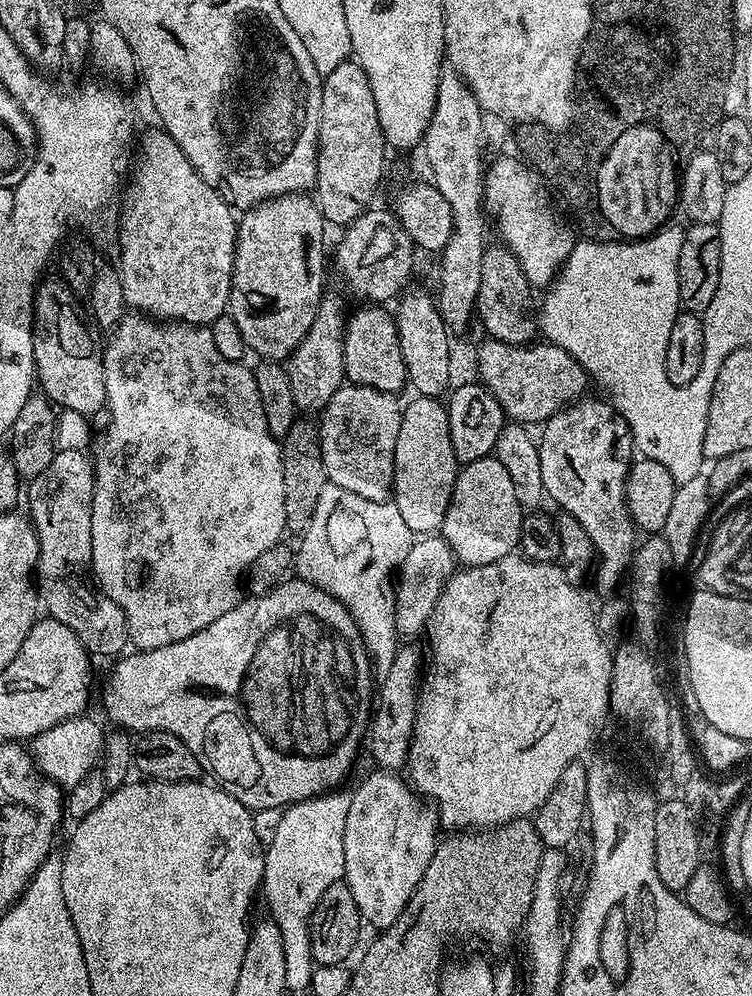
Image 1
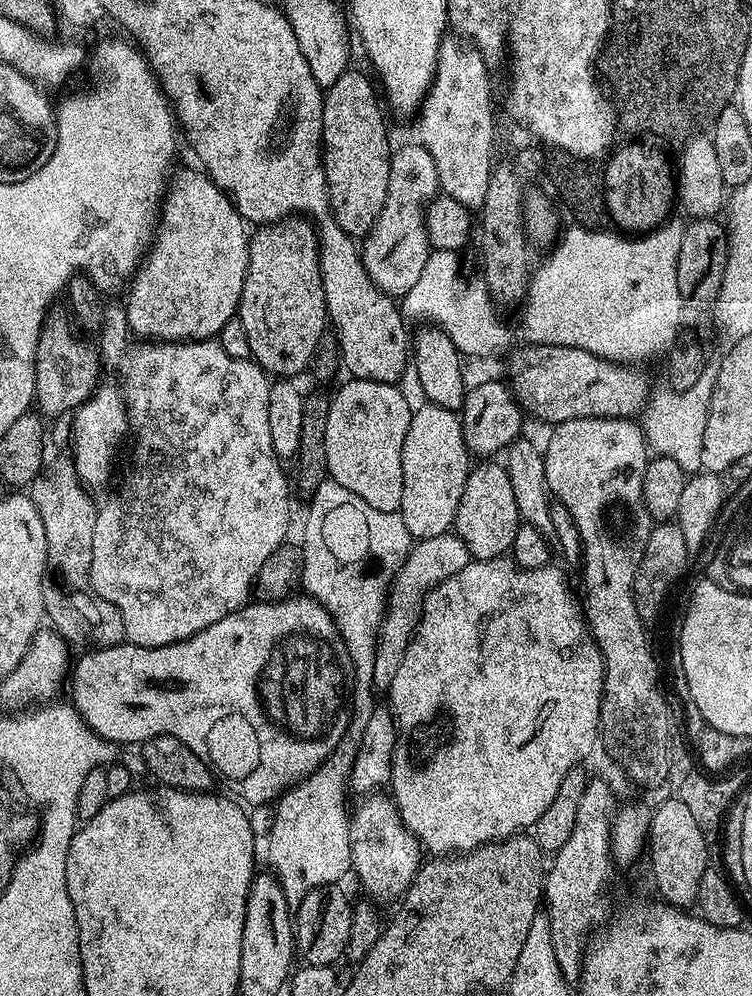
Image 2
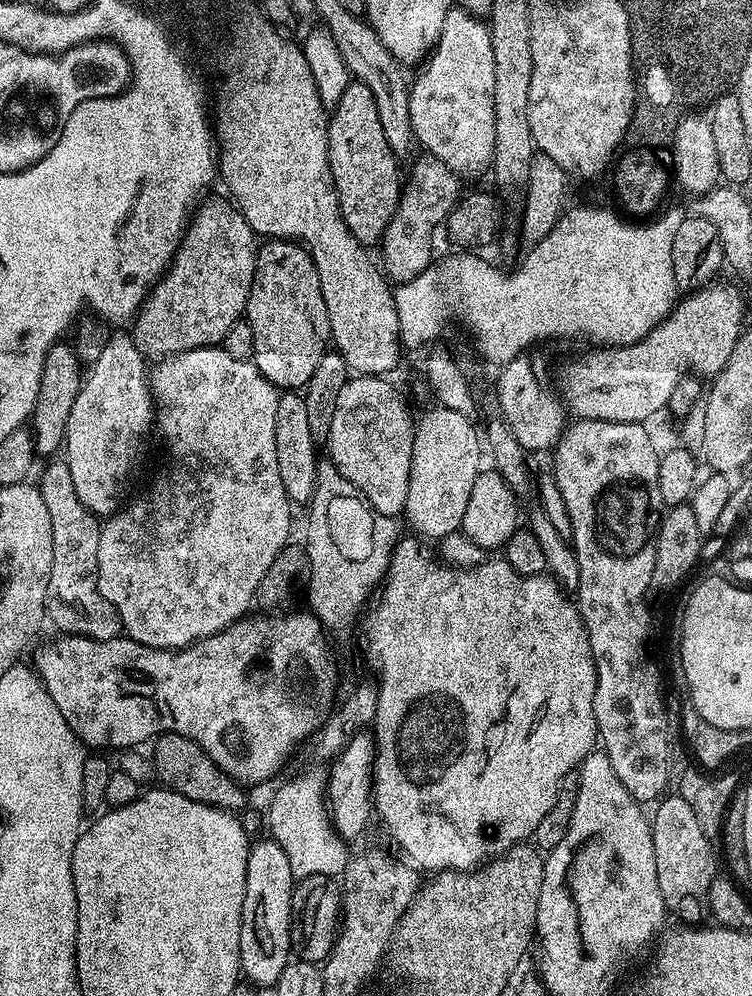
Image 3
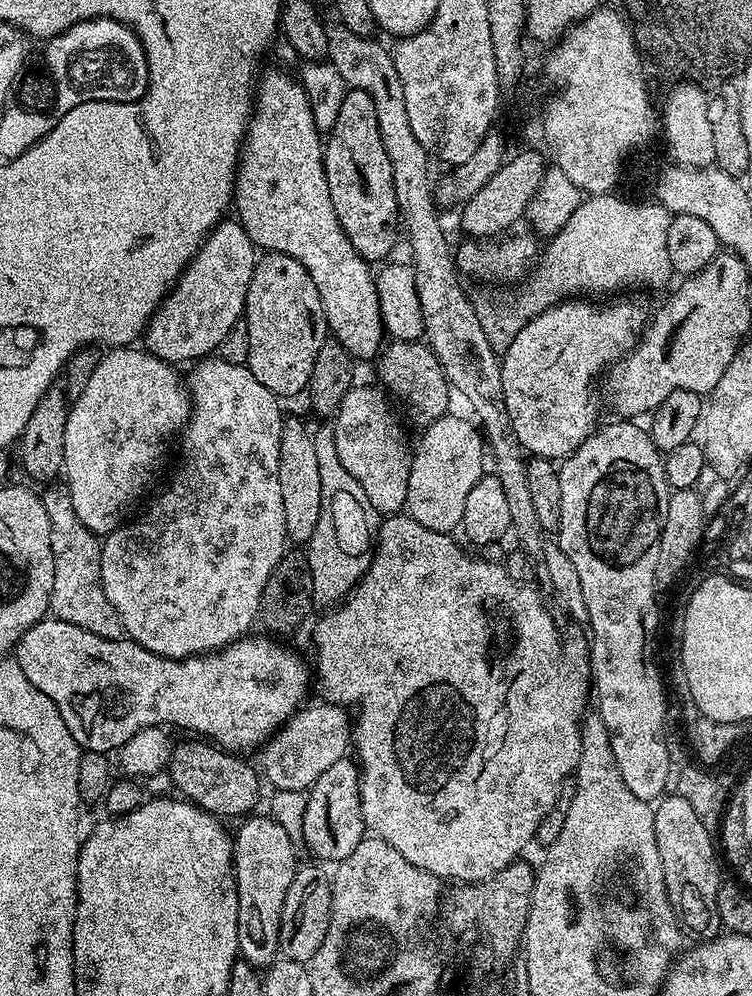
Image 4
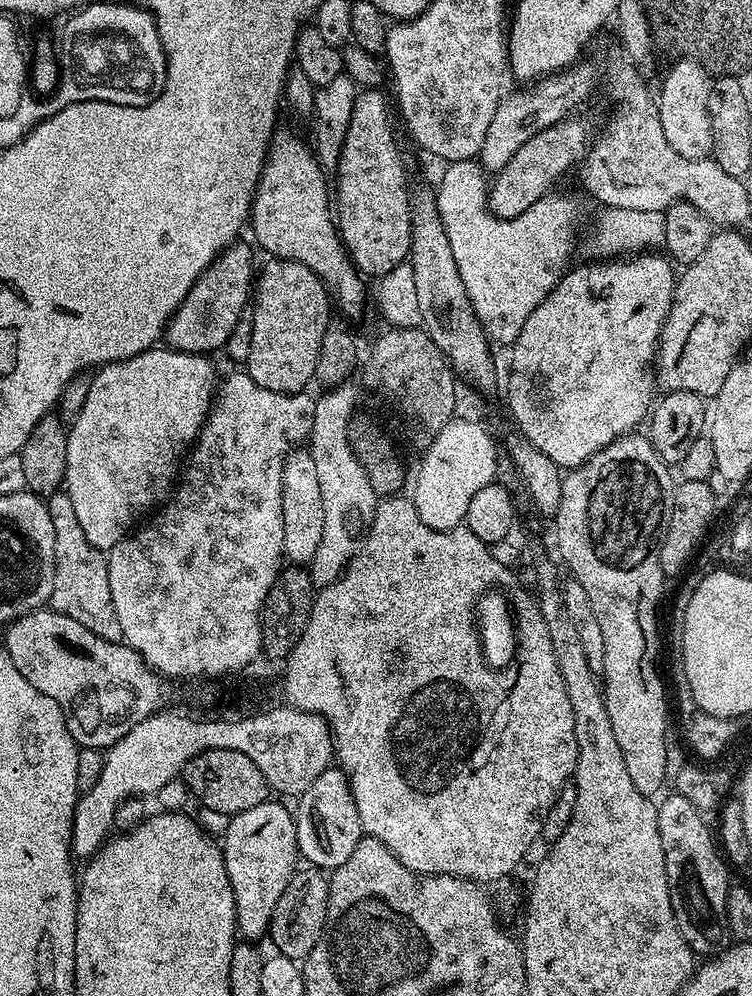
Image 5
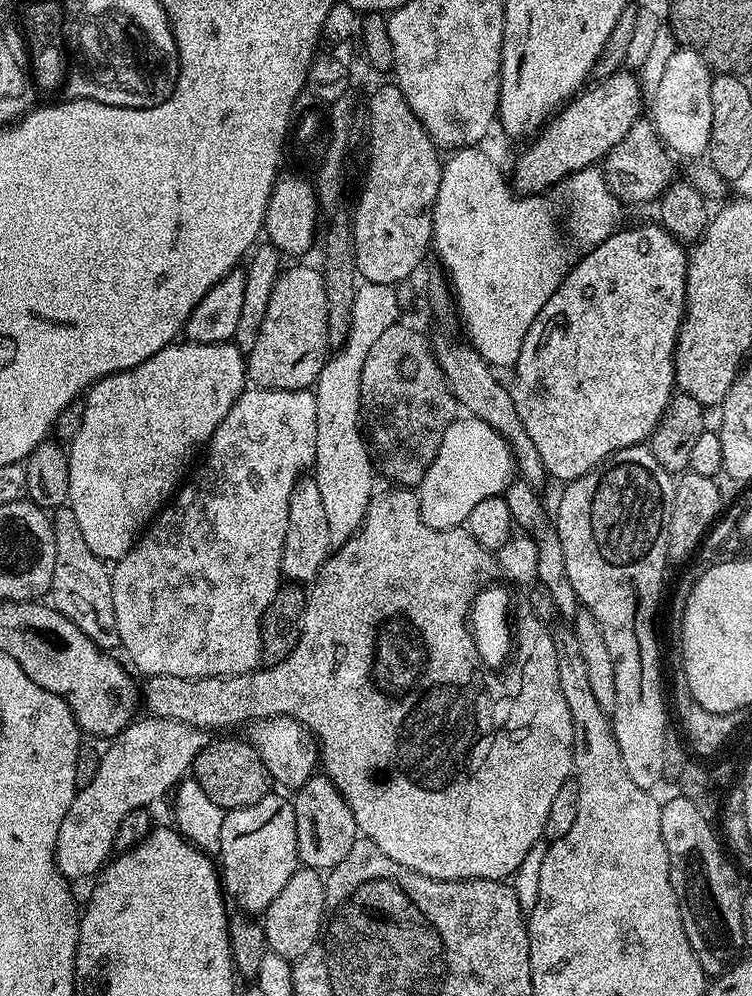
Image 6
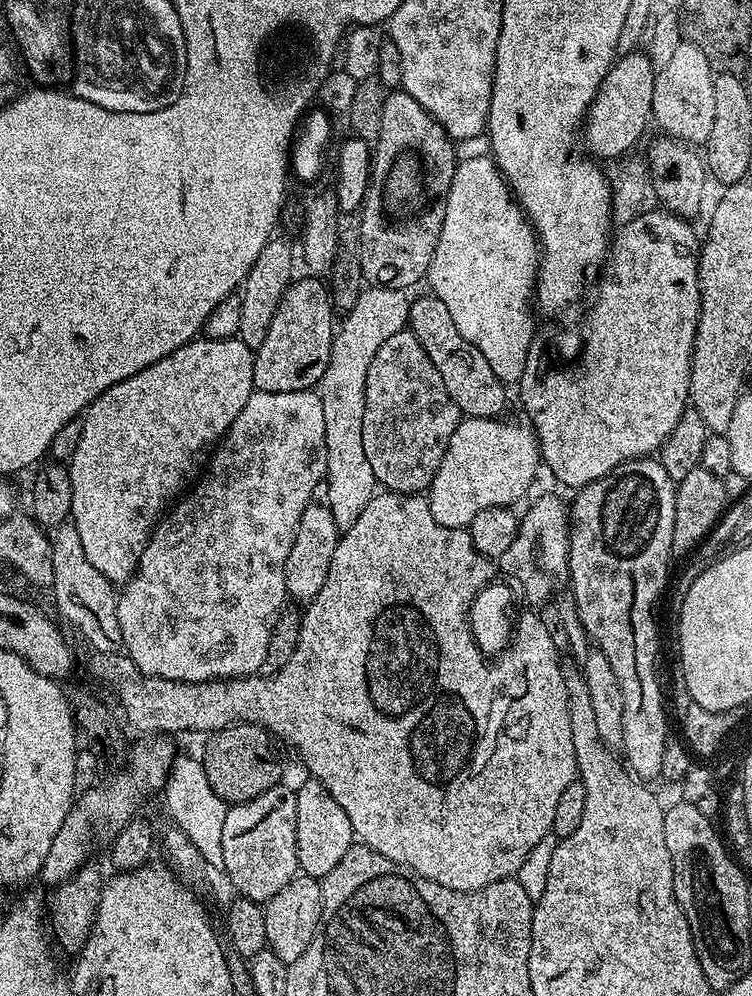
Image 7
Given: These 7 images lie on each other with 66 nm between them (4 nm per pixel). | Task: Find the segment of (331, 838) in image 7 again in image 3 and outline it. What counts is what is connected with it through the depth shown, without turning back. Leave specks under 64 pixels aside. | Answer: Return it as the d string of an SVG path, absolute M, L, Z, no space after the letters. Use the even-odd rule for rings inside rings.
M368 730L356 731L351 740L331 763L328 772L328 791L326 803L333 828L345 842L353 842L368 828L368 819L373 819L370 807L372 794L372 767L376 761L376 742L373 733Z

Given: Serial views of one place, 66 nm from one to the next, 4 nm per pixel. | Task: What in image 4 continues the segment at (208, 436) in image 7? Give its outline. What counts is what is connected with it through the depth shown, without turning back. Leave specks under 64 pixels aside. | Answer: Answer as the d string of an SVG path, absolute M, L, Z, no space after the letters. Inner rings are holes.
M136 346L114 348L103 353L82 396L71 401L66 418L66 454L62 476L74 502L74 514L78 514L78 518L82 518L82 526L96 533L97 537L103 538L120 527L122 518L127 517L127 512L139 502L144 487L163 470L168 443L172 439L173 443L188 423L192 397L182 383L182 376L176 372L179 371L173 365L147 350Z

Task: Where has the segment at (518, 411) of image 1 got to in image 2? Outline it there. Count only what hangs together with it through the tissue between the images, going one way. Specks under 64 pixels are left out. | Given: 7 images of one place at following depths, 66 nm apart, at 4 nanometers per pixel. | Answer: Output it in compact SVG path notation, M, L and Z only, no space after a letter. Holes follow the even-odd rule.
M534 344L518 348L507 357L507 379L512 395L529 417L537 416L545 420L548 426L570 422L574 418L595 416L636 418L648 404L648 380L642 373L635 372L635 367L604 360L586 350L570 346Z

